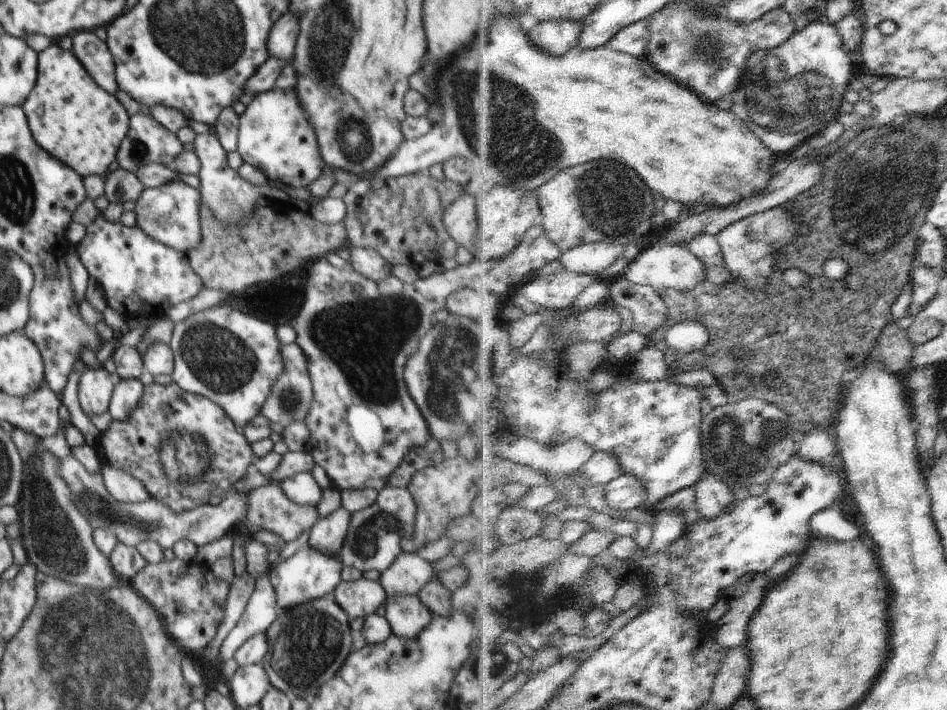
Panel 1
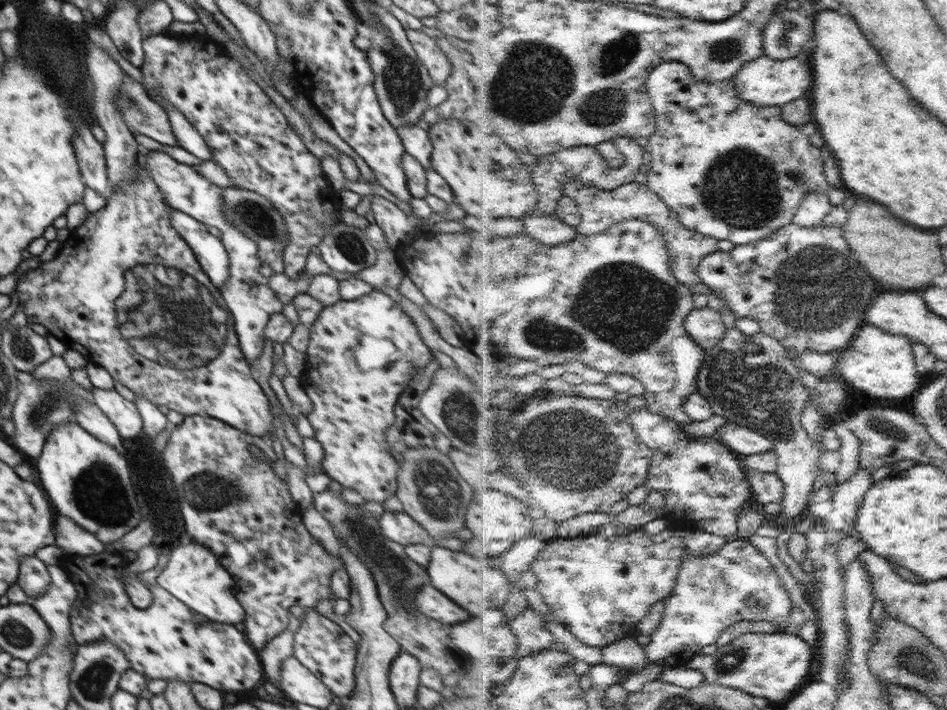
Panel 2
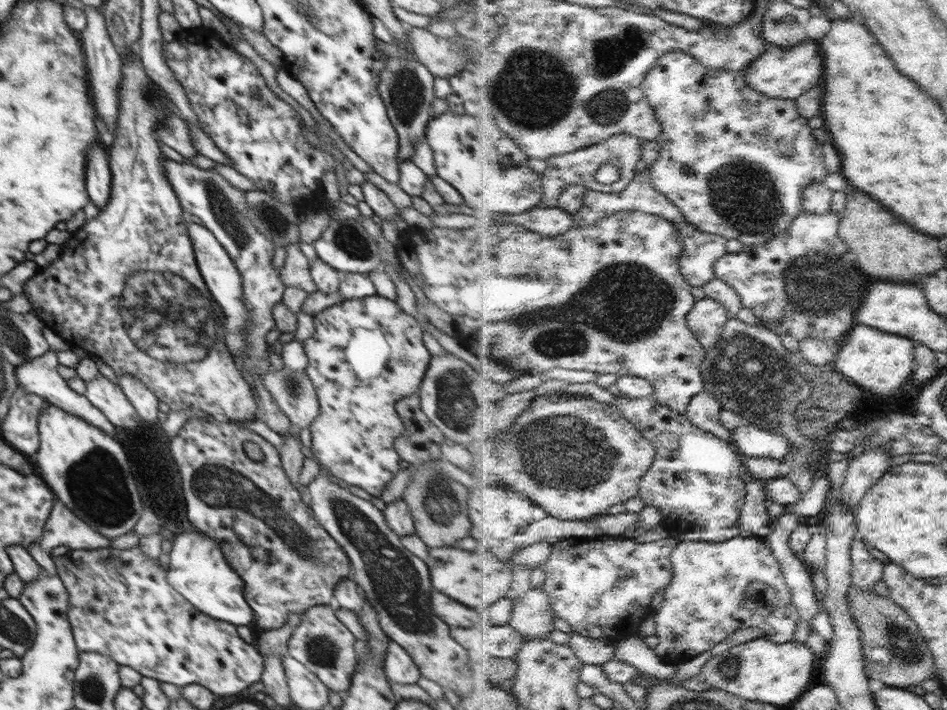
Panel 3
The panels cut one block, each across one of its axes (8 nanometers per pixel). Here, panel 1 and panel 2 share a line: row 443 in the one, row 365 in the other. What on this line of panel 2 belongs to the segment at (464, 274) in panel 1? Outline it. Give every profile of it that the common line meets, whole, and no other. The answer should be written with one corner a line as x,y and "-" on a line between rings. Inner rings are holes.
373,289
370,294
365,294
360,299
354,299
351,301
345,301
340,299
333,305
324,306
323,310
319,313
318,317
311,325
310,328
310,340
307,347
307,359
309,360
309,367
306,372
308,378
310,378
310,384
304,387
304,391
307,393
309,398
313,403
313,411
308,413
306,416
315,430
315,439
322,445
322,450
324,450
324,458
321,465
326,470
326,474
339,482
341,486
345,489
346,493
350,493
351,490
356,490
361,496
366,500
374,500
376,502
383,502
388,499
388,497
397,494
397,476
398,476
398,461
394,459
394,456
390,453
391,446
388,444
387,439
390,436
385,436
387,432
390,431
390,426
395,422
395,404
398,402
398,396
402,394
403,390
406,390
406,386
412,382
412,374
416,370
420,370
430,362
432,358
432,353
429,347
423,342
420,331
416,323
412,321
412,318
402,309
402,305
399,305
386,295
382,291

